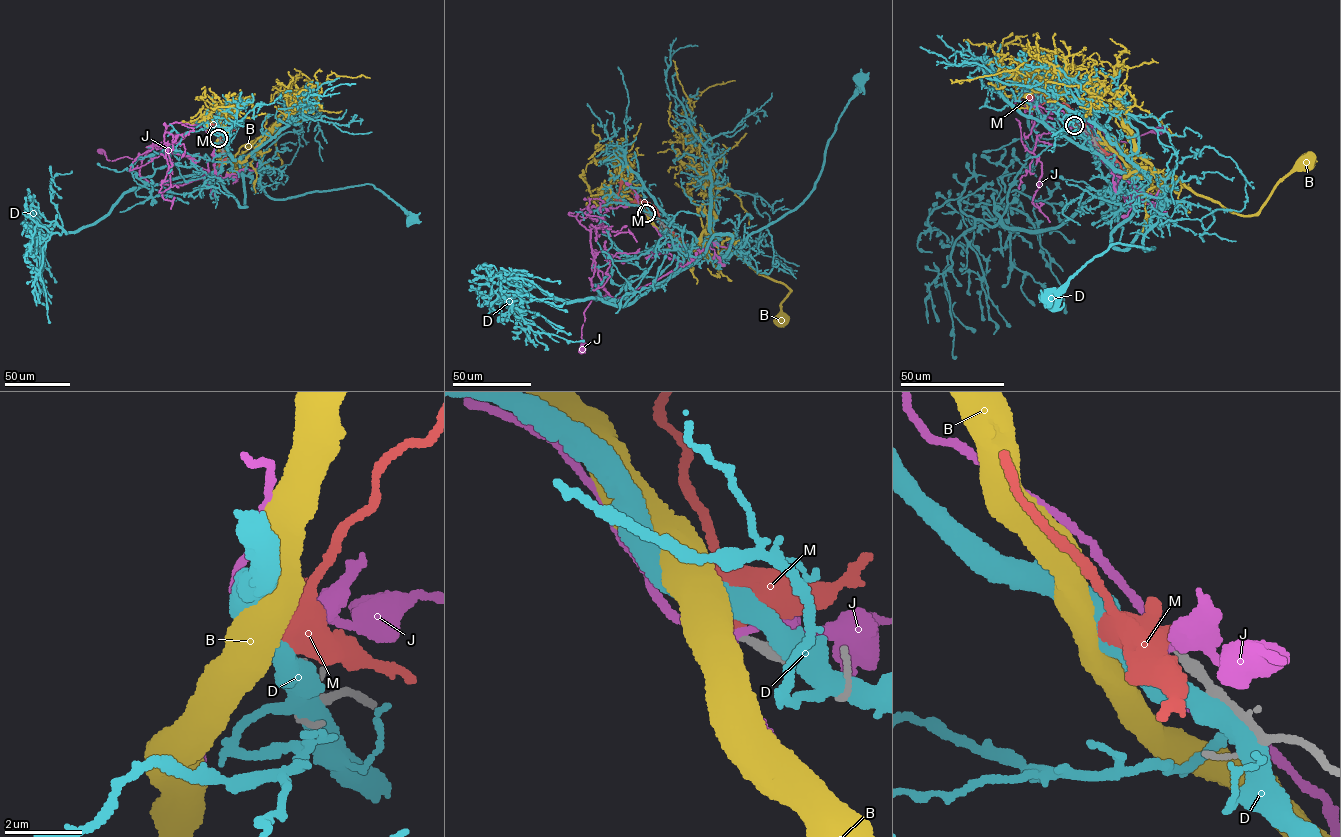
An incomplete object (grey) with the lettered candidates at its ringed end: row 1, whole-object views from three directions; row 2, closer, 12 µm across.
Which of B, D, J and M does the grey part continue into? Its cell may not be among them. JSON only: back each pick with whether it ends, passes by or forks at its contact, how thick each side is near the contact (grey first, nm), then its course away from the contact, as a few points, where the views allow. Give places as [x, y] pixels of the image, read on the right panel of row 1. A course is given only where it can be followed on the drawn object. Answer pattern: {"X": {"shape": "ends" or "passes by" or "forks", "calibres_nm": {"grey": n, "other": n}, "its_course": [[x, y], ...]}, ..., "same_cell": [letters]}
{"same_cell": []}

